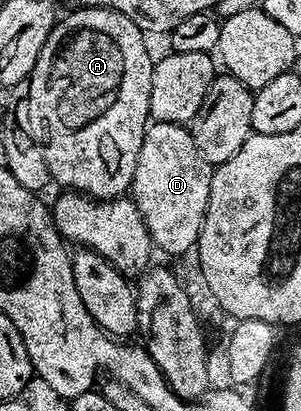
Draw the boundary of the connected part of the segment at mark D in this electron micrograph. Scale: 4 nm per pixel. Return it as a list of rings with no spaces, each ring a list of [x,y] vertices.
[[[153,122],[147,128],[144,144],[138,153],[138,165],[134,169],[130,198],[142,213],[146,229],[150,233],[153,244],[160,247],[168,255],[182,256],[200,239],[200,230],[206,217],[206,209],[210,201],[210,181],[214,167],[198,153],[198,145],[194,145],[192,132],[187,126],[178,123]]]

